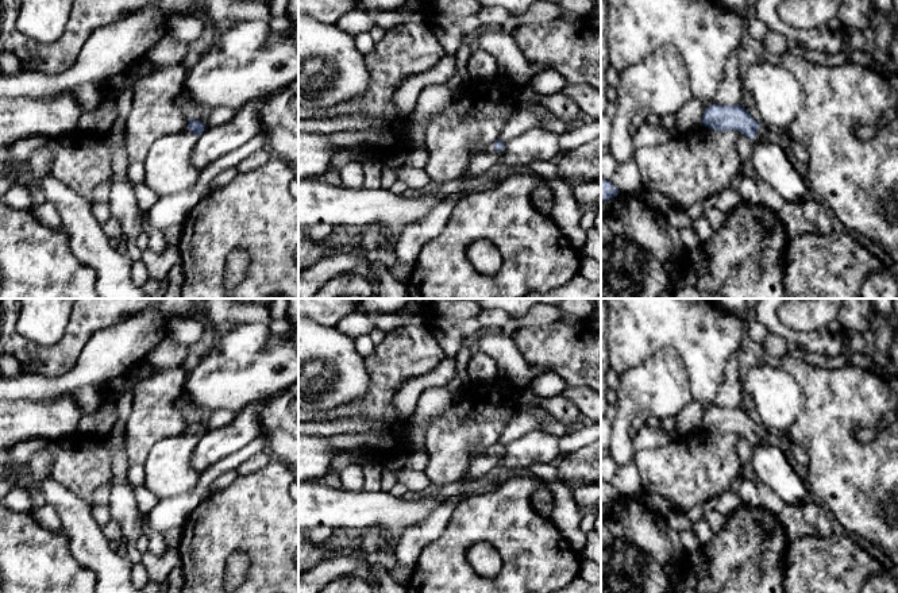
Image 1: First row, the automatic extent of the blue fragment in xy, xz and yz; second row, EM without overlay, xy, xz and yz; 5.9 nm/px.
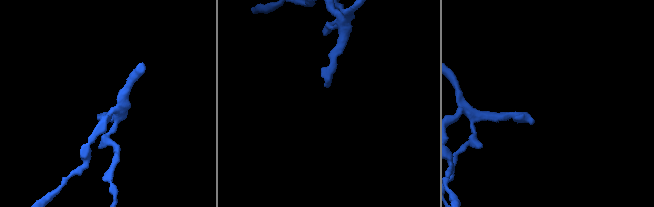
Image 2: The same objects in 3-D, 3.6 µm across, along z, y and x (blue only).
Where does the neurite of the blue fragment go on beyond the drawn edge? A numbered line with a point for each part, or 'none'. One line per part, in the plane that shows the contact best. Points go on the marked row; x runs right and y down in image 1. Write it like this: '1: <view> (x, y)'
1: xz (482, 158)

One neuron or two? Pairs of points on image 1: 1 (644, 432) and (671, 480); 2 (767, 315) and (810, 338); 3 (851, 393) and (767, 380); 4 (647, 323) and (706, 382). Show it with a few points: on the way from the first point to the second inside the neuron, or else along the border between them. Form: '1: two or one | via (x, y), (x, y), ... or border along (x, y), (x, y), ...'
1: two | border along (674, 439), (636, 451)
2: one | via (778, 326), (789, 335), (800, 338)
3: two | border along (782, 368), (801, 392), (797, 418)
4: one | via (666, 326), (704, 364)

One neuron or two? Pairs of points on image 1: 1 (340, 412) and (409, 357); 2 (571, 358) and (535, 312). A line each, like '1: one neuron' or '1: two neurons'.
1: one neuron
2: two neurons

